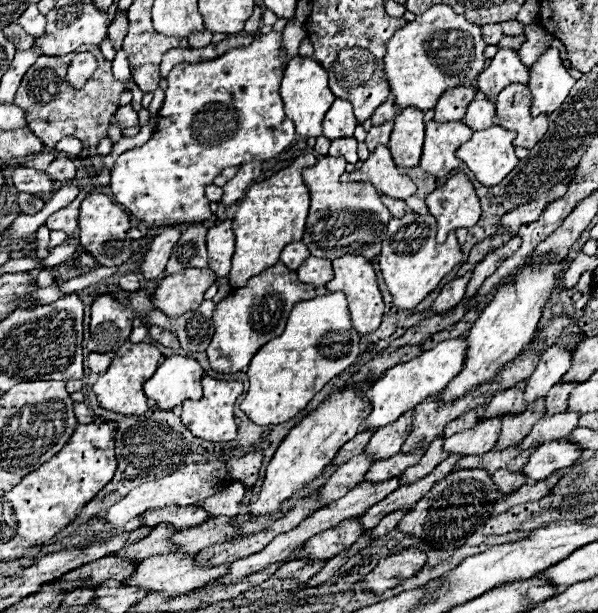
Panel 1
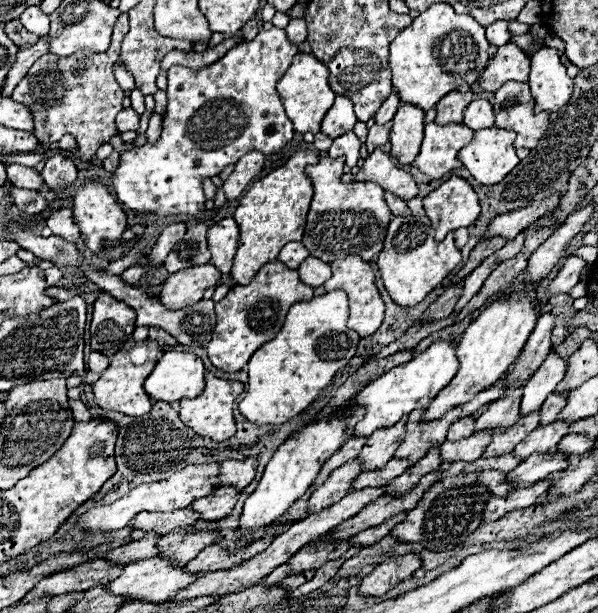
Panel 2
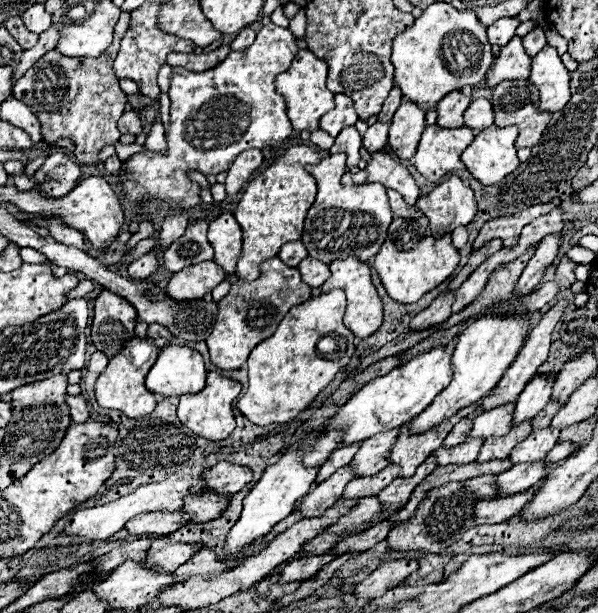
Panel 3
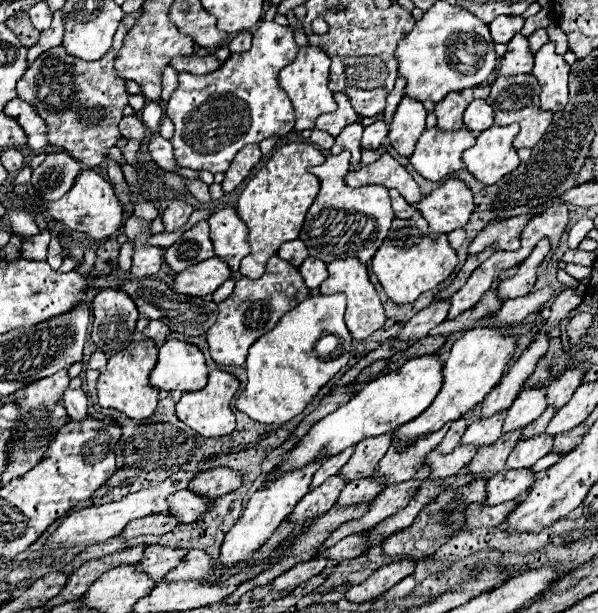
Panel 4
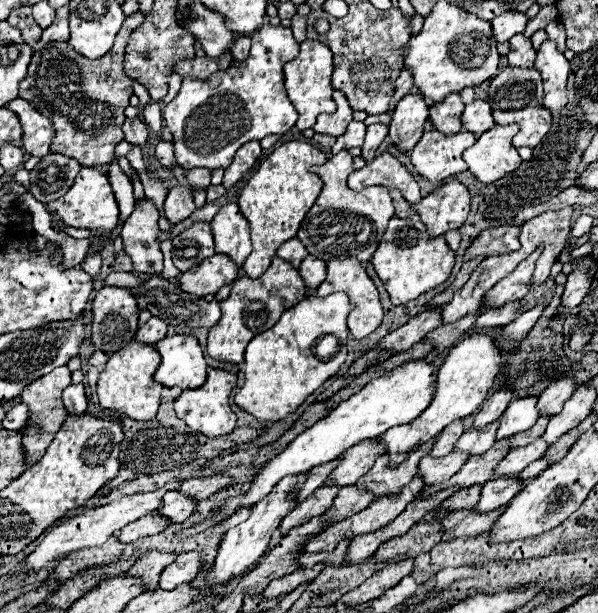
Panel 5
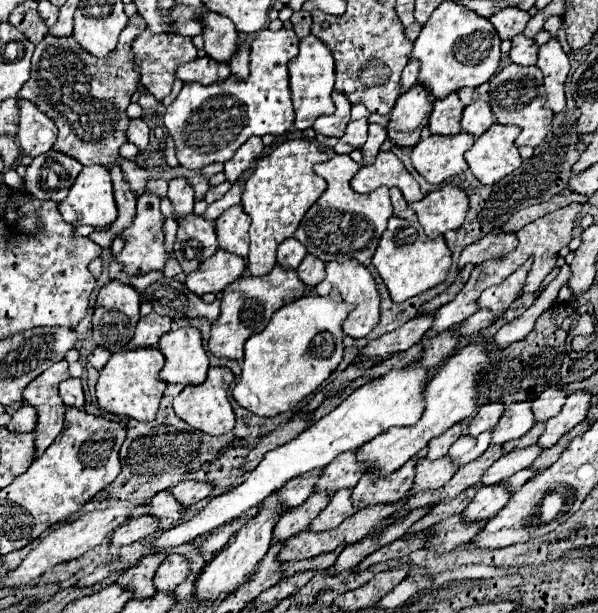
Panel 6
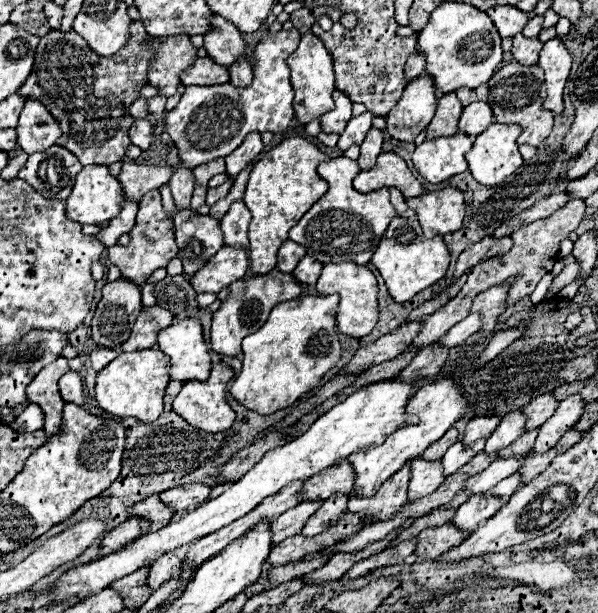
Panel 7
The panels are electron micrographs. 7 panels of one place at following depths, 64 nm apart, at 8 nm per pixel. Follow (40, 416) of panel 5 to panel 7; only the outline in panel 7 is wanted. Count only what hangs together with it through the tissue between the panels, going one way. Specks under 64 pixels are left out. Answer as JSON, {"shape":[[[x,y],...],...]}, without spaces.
{"shape":[[[64,356],[56,358],[52,364],[44,366],[38,376],[30,382],[28,388],[28,400],[36,402],[40,408],[44,408],[46,414],[46,424],[44,424],[44,432],[46,436],[54,436],[54,432],[58,432],[60,422],[62,422],[62,408],[64,408],[64,400],[58,392],[58,380],[62,376],[62,372],[68,370],[68,360]]]}

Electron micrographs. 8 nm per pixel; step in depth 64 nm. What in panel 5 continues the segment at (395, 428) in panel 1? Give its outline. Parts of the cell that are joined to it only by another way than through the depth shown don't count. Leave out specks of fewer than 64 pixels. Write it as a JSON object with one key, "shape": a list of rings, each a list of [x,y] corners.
{"shape":[[[364,440],[362,444],[348,448],[344,452],[344,458],[340,460],[340,464],[330,472],[326,484],[332,482],[340,488],[356,484],[358,478],[362,478],[372,468],[372,464],[376,462],[376,458],[382,452],[384,452],[384,448],[376,440]]]}

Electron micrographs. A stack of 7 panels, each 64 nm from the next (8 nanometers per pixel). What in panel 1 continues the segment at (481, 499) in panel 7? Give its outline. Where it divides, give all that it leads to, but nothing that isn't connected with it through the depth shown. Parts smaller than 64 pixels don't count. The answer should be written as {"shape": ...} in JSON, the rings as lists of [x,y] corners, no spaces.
{"shape":[[[562,438],[562,440],[556,440],[554,444],[544,444],[542,448],[536,448],[530,454],[524,468],[520,470],[520,474],[524,474],[528,478],[528,482],[538,482],[562,468],[572,466],[580,454],[582,454],[582,450],[578,446],[574,446]]]}

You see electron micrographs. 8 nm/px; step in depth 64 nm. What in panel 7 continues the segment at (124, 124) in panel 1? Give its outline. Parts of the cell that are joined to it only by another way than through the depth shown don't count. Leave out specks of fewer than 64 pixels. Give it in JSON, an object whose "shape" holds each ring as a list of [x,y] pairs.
{"shape":[[[134,120],[132,128],[130,128],[130,140],[134,146],[148,150],[152,144],[152,124],[148,120]]]}

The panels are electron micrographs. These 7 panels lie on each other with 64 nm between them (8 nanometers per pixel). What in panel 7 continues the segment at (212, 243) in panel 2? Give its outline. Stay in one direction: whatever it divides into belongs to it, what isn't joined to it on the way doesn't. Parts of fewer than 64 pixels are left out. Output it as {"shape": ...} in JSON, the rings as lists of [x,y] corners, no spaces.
{"shape":[[[242,200],[232,202],[226,216],[220,220],[222,232],[224,232],[224,244],[226,246],[238,246],[248,248],[248,224],[250,224],[250,212]]]}

